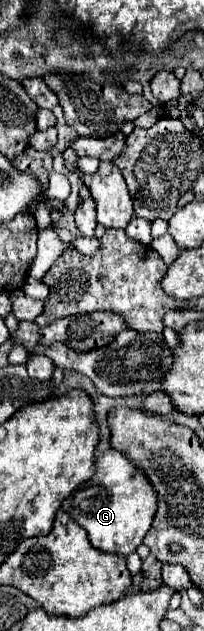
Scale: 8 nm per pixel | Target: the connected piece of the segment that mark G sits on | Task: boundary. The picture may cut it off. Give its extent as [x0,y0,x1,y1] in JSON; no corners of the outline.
[62,450,156,554]

